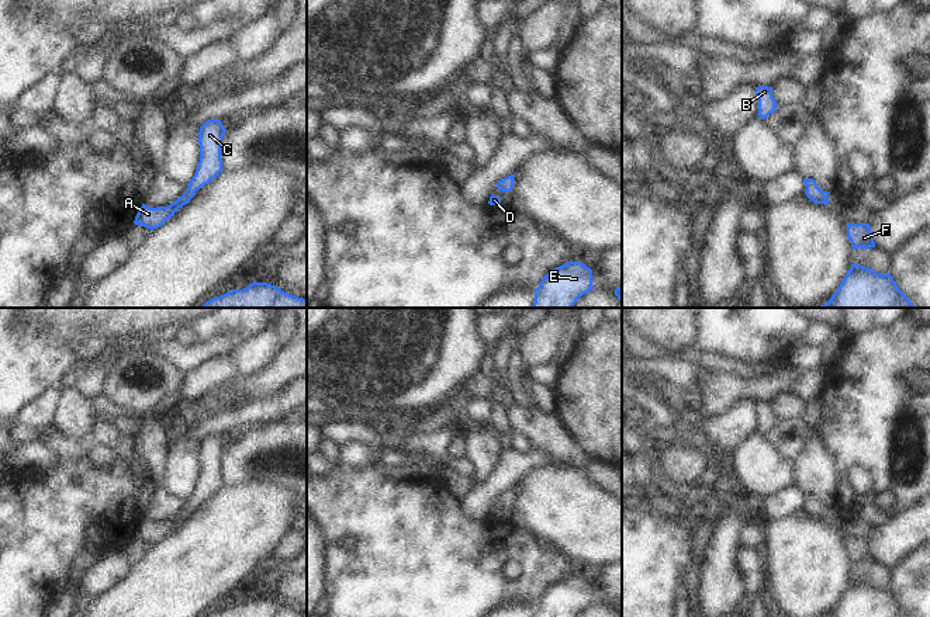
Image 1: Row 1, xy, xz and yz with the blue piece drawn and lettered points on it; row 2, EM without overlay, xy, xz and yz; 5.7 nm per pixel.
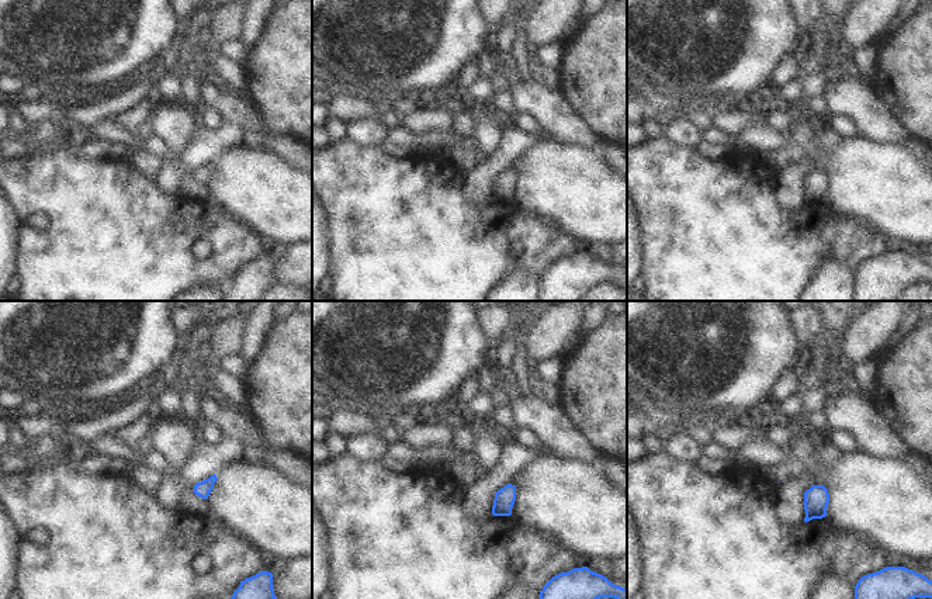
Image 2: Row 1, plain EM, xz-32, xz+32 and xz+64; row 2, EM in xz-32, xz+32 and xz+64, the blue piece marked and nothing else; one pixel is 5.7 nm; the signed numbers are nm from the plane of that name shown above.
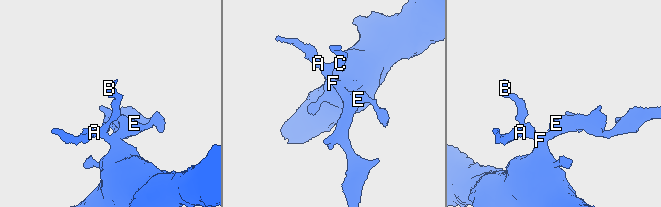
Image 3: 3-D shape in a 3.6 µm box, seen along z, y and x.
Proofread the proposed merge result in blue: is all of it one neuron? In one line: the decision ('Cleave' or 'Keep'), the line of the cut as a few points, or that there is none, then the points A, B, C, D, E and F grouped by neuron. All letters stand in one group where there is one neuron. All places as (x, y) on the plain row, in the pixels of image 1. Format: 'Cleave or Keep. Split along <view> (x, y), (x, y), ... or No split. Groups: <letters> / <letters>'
Keep. No split. Groups: A B C D E F.

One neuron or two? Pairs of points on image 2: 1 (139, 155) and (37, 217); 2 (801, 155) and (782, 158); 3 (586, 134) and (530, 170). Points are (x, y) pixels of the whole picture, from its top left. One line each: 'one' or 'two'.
1: two
2: one
3: two

